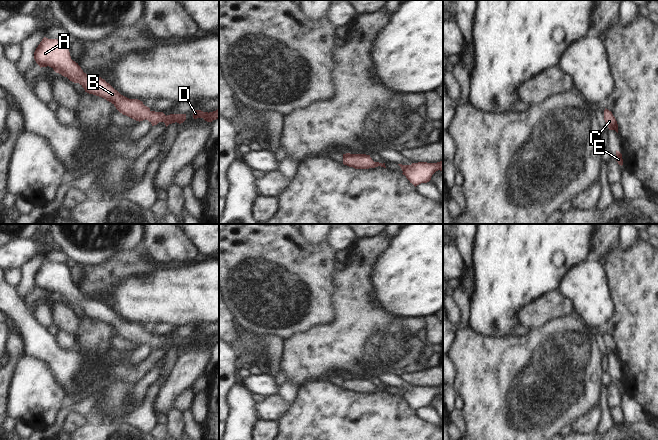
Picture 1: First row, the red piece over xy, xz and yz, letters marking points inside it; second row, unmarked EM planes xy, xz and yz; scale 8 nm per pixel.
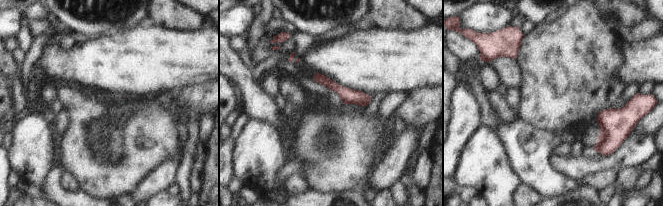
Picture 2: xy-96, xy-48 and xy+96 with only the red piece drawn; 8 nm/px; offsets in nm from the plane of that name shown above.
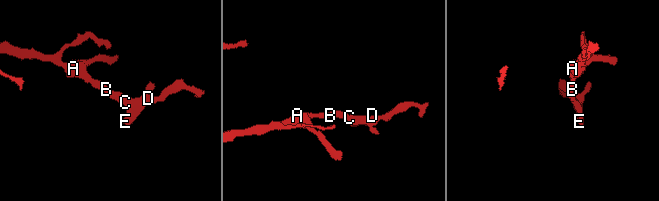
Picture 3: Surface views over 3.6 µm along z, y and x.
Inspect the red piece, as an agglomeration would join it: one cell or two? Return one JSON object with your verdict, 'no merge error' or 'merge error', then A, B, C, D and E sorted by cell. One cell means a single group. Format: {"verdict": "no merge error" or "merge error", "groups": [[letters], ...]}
{"verdict": "no merge error", "groups": [["A", "B", "C", "D", "E"]]}

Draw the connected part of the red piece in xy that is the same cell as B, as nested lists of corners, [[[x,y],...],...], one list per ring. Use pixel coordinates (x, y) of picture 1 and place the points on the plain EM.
[[[44,261],[34,276],[34,283],[41,291],[51,291],[56,297],[67,301],[74,307],[79,307],[89,318],[93,318],[111,326],[116,333],[136,345],[148,344],[152,350],[164,346],[166,351],[172,347],[183,347],[186,338],[165,339],[163,336],[151,335],[138,323],[129,323],[121,319],[101,301],[86,298],[81,291],[71,283],[69,267],[64,263],[48,263]]]

